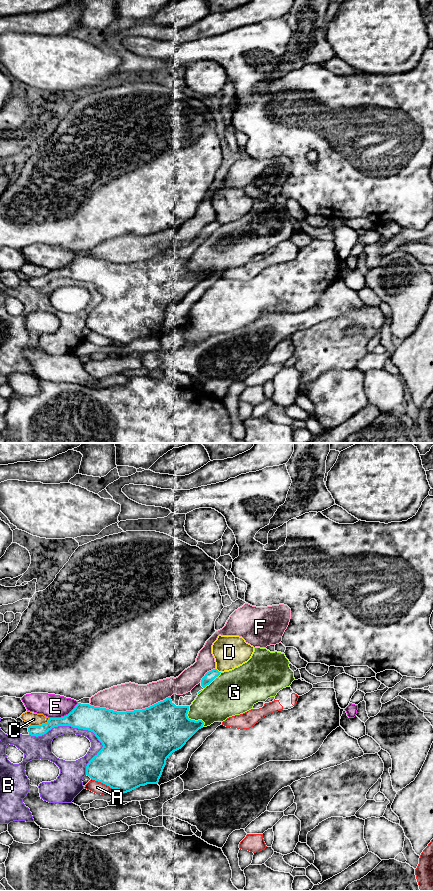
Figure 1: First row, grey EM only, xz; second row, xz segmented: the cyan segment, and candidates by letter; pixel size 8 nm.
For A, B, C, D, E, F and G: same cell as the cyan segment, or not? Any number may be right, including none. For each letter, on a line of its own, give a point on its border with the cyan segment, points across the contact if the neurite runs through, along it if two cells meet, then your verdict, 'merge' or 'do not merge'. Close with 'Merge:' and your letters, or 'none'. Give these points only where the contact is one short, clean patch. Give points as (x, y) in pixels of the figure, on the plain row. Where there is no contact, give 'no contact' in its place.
A: xz (102, 334) | do not merge
B: xz (68, 277) | do not merge
C: xz (40, 277) | do not merge
D: xz (217, 222) | along xz (216, 220), (220, 224) | do not merge
E: xz (64, 268) | do not merge
F: xz (129, 263) | do not merge
G: xz (192, 272) | do not merge
Merge: none

